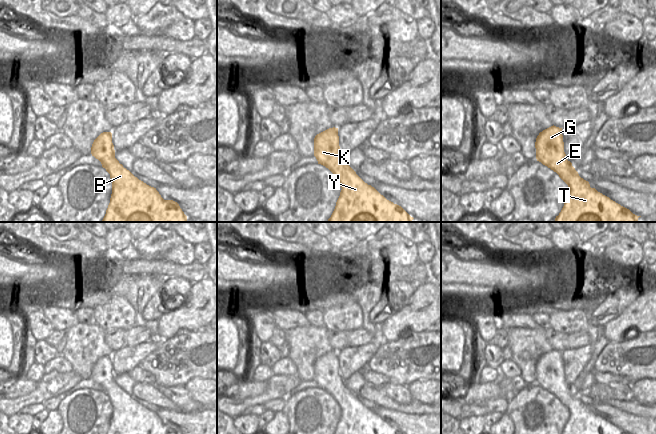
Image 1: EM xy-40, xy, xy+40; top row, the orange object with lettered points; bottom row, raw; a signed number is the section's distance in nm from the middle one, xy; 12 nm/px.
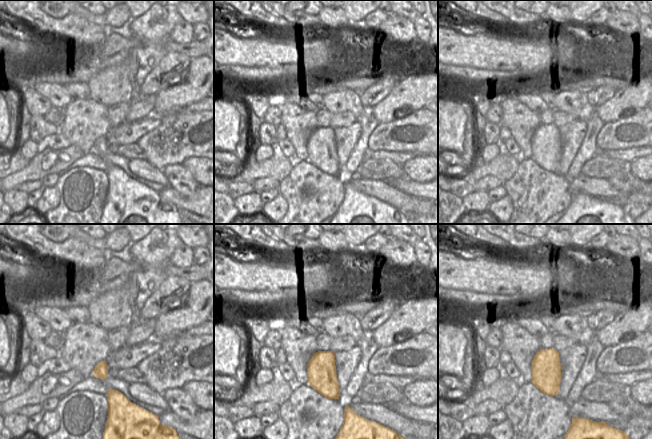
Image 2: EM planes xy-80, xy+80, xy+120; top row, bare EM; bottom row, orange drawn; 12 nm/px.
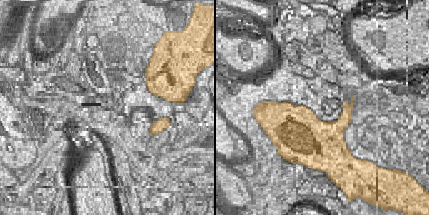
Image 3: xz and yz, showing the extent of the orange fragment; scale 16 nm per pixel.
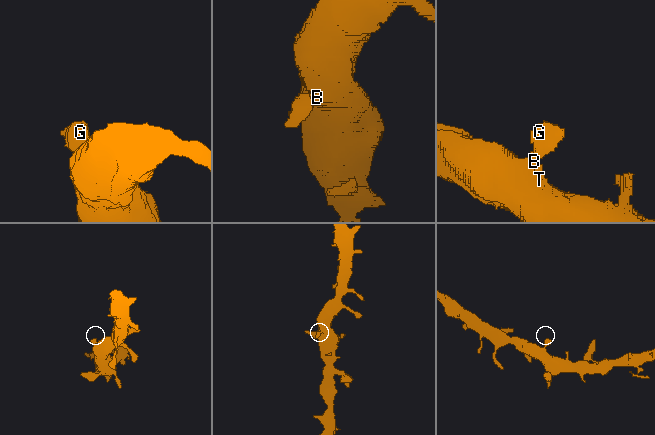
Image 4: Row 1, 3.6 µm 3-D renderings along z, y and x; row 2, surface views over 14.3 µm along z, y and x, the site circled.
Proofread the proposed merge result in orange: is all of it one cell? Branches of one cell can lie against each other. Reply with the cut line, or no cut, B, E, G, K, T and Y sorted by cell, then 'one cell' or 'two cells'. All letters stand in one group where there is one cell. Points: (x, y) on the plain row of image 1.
no cut; B E G K T Y; one cell

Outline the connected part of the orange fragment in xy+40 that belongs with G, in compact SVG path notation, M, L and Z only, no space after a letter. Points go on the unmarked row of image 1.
M551 350L536 362L536 383L547 390L568 409L570 418L562 434L629 434L591 412L581 402L564 376L562 352Z

